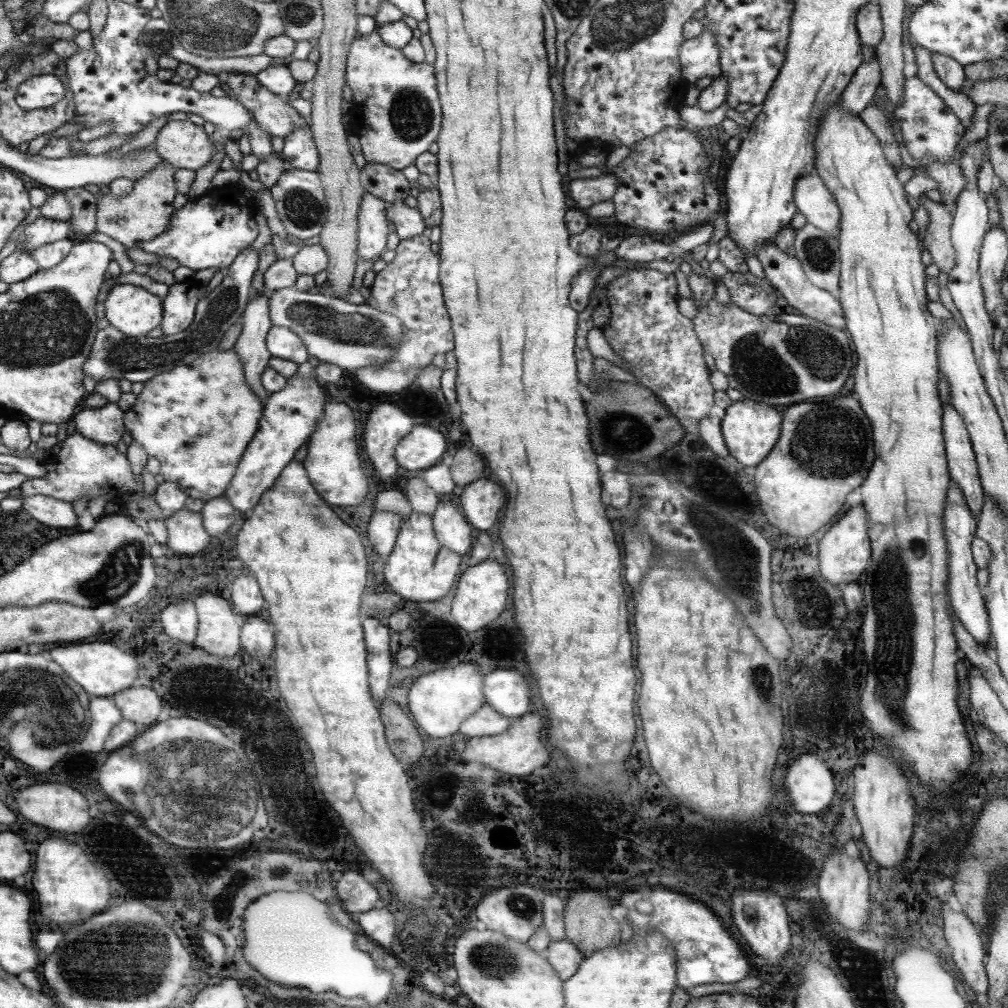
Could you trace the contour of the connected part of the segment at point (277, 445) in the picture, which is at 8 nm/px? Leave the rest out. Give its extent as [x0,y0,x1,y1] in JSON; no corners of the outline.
[224,374,325,517]

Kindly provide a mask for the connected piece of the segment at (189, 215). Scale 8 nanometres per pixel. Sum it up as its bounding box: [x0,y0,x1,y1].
[136,196,259,272]

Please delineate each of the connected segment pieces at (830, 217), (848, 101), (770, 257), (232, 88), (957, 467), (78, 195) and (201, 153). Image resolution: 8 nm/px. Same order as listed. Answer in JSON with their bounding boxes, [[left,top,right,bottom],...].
[[796,172,841,239],[840,58,882,114],[756,240,847,330],[222,72,311,139],[944,402,985,519],[66,187,99,237],[155,119,212,169]]

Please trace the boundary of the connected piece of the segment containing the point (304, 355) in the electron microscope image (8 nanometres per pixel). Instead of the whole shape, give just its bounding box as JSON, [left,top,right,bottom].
[266,325,308,364]

